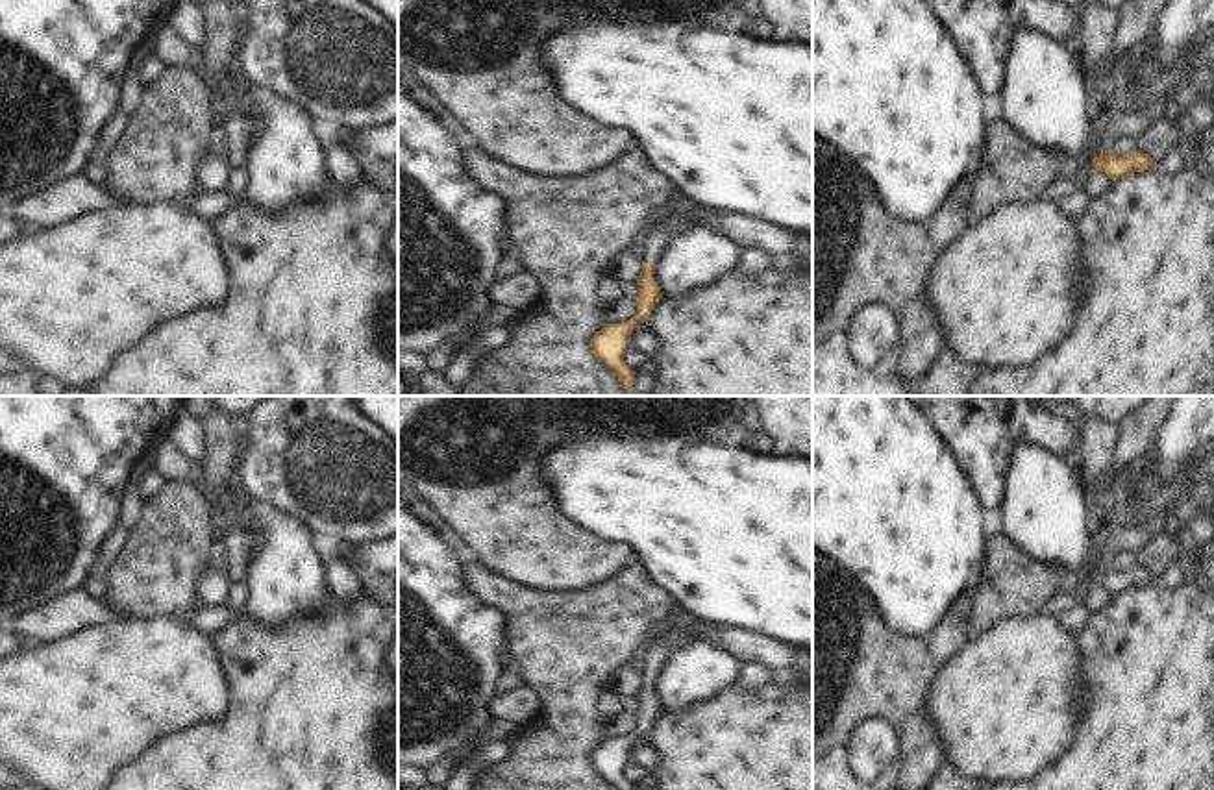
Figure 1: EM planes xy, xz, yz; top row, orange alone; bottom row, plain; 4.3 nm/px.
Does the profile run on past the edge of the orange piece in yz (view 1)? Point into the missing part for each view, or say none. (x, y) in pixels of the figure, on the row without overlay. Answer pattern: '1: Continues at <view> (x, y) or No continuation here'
1: Continues at yz (1046, 513)

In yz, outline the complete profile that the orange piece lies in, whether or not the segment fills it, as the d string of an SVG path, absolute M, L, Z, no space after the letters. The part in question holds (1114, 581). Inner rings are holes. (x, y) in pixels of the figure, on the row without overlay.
M1022 442L1012 451L1003 511L1003 535L1031 559L1064 570L1070 583L1090 577L1112 596L1158 579L1144 566L1096 570L1099 516L1072 463Z

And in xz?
M674 616L651 642L637 657L637 666L642 672L642 686L637 694L638 709L637 727L622 738L603 738L590 753L594 771L614 790L635 790L635 784L624 777L626 762L629 760L633 744L638 736L648 734L655 718L663 712L661 701L655 697L655 677L670 657L688 642L716 642L724 651L737 657L740 662L759 662L774 672L787 675L788 672L805 672L812 675L812 651L790 646L757 631L742 631L724 623L716 625L716 638L694 635L687 640L679 636L688 629L690 620Z

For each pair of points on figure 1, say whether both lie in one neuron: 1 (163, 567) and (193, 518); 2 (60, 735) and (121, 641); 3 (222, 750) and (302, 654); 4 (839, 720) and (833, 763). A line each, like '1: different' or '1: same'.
1: same
2: same
3: same
4: different

